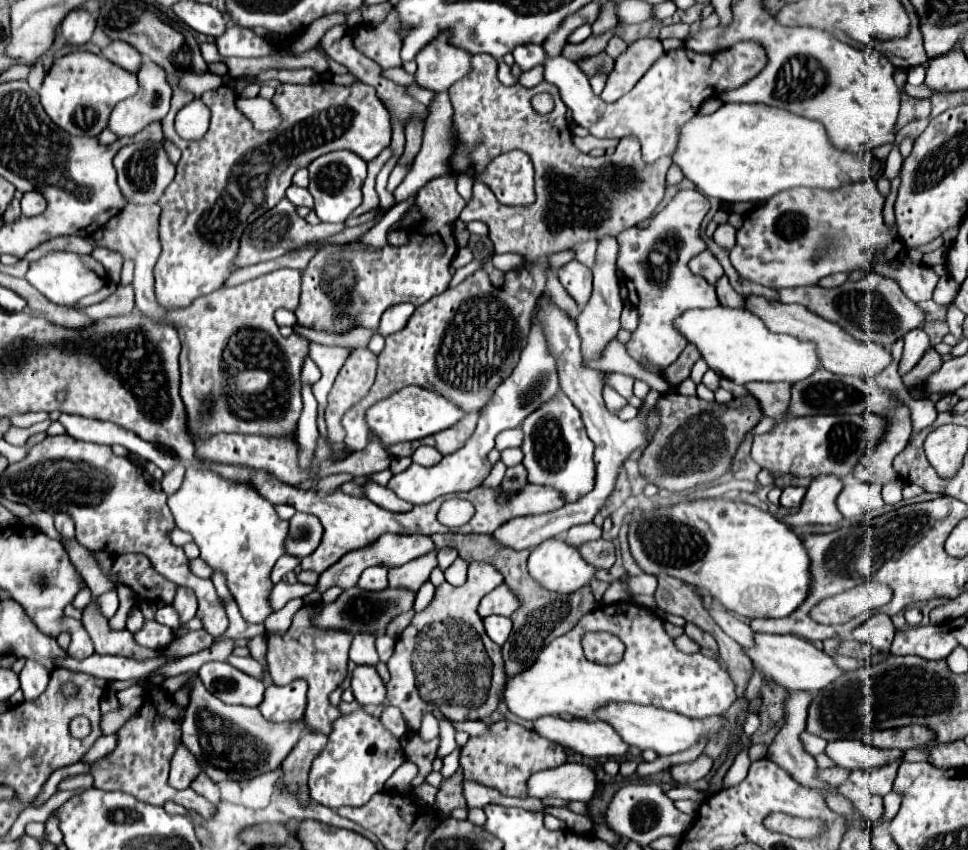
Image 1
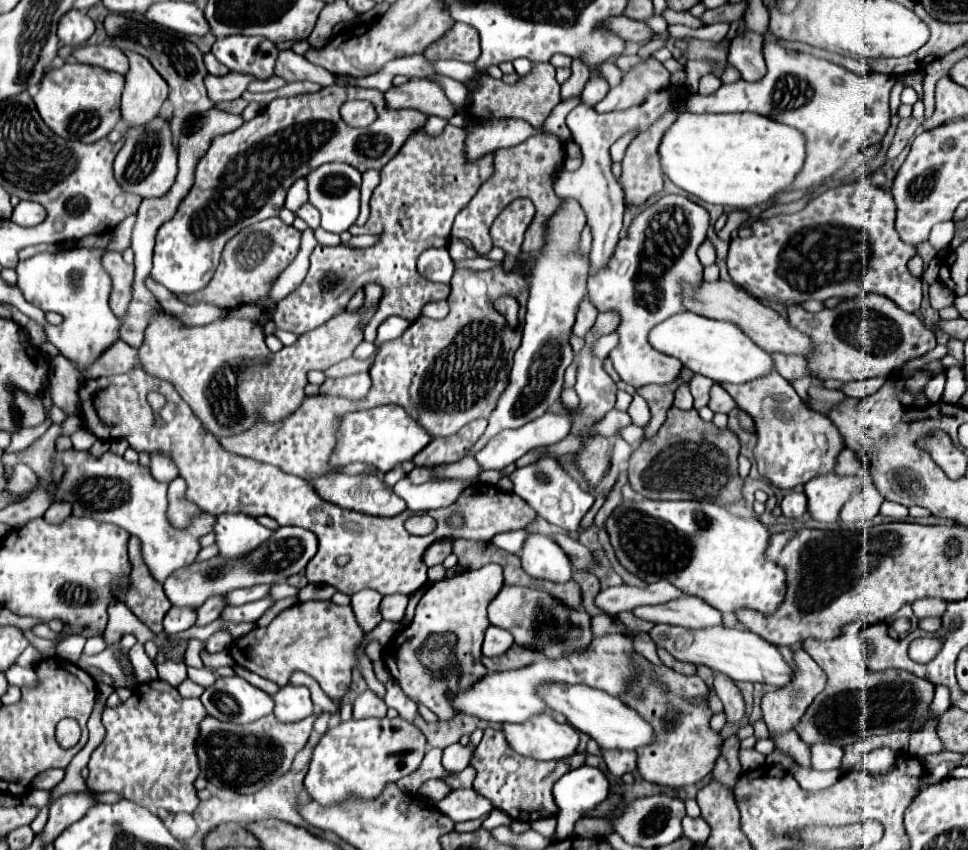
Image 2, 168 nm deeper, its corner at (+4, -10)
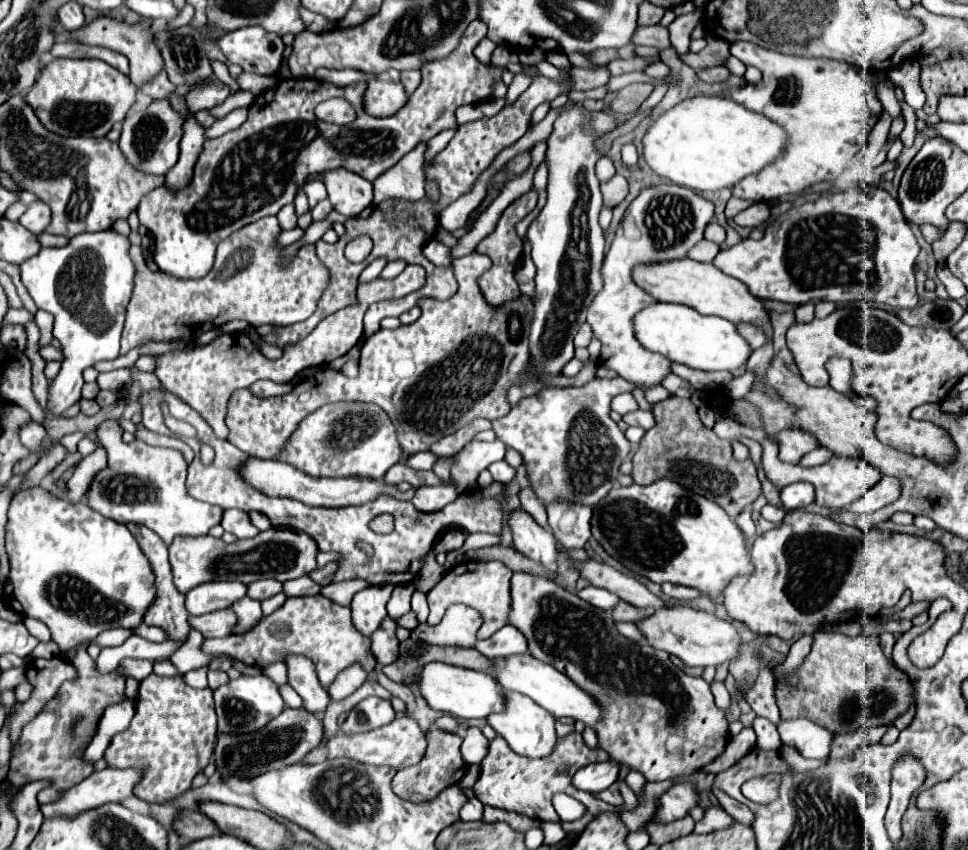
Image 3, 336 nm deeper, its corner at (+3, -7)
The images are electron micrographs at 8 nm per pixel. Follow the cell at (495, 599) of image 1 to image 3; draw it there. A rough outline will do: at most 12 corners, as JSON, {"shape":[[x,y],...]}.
{"shape":[[513,573],[529,653],[591,693],[613,761],[647,781],[725,751],[705,679],[607,611]]}

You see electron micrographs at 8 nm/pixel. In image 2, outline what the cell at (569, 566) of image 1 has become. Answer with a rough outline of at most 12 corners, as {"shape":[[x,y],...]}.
{"shape":[[530,534],[522,568],[532,578],[566,584],[572,564],[544,534]]}

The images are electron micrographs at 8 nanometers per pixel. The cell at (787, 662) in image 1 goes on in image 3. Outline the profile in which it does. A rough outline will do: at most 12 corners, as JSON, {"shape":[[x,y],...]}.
{"shape":[[679,605],[635,621],[643,641],[689,667],[739,655],[735,627]]}

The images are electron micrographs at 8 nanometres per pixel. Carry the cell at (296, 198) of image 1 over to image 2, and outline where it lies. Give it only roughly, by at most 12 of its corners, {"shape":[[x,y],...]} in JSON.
{"shape":[[308,202],[300,206],[296,216],[312,230],[320,224],[320,214]]}

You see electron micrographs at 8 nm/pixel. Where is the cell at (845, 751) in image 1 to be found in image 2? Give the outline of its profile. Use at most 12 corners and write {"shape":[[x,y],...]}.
{"shape":[[814,744],[812,768],[838,770],[844,750],[836,744]]}

